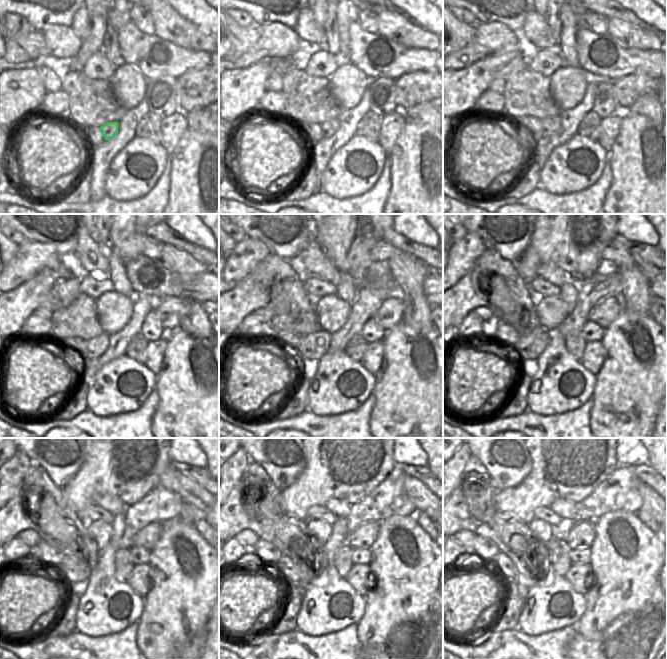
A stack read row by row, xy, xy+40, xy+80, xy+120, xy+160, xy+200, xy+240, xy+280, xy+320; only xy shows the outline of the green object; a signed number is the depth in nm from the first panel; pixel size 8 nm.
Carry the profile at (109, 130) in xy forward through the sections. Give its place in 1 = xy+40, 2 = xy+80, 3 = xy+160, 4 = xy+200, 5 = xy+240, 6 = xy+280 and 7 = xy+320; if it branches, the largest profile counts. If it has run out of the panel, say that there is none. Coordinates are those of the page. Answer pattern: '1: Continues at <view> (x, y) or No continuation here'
1: Continues at xy+40 (328, 129)
2: Continues at xy+80 (550, 126)
3: Continues at xy+160 (312, 347)
4: Continues at xy+200 (531, 343)
5: Continues at xy+240 (73, 570)
6: Continues at xy+280 (285, 569)
7: Continues at xy+320 (504, 566)

